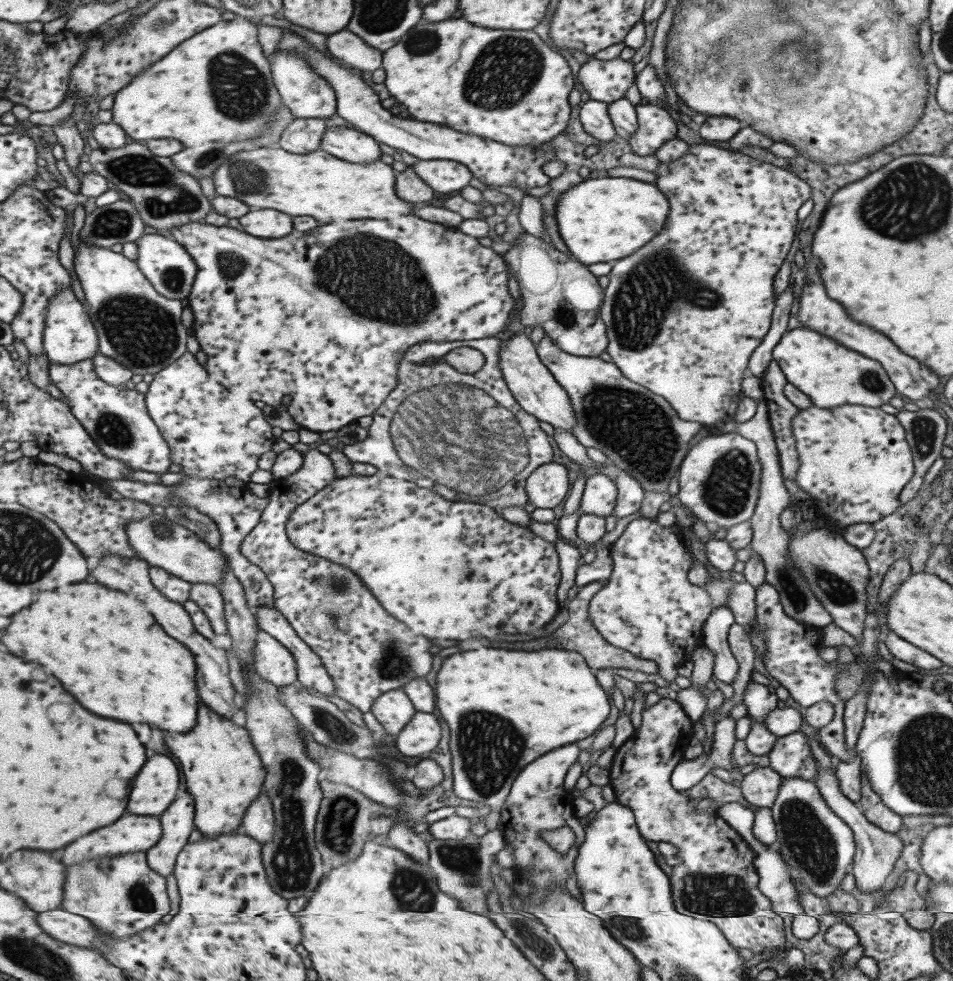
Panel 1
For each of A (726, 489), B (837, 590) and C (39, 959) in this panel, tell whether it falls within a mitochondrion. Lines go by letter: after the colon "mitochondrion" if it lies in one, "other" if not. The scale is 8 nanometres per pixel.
A: mitochondrion
B: mitochondrion
C: mitochondrion

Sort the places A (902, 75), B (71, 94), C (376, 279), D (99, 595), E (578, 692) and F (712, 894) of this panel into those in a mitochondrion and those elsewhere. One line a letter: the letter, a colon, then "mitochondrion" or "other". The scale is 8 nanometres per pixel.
A: other
B: other
C: mitochondrion
D: other
E: other
F: mitochondrion

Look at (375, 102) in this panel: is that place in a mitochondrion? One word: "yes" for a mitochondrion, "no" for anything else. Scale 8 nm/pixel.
no

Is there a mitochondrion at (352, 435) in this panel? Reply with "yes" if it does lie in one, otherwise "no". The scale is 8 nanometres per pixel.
no

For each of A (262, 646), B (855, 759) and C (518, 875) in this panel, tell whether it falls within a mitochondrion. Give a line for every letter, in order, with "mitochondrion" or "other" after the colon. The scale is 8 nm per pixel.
A: other
B: other
C: other

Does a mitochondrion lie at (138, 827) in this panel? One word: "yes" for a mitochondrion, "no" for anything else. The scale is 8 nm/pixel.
no

